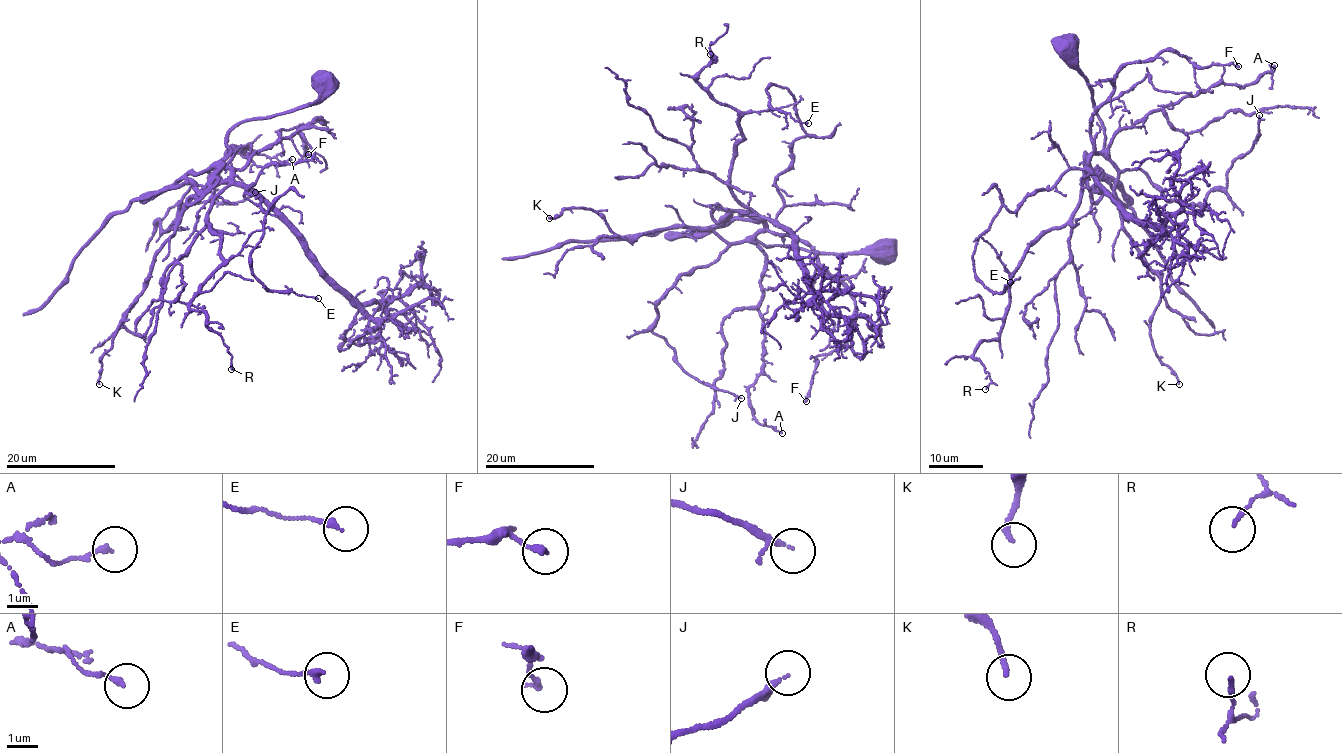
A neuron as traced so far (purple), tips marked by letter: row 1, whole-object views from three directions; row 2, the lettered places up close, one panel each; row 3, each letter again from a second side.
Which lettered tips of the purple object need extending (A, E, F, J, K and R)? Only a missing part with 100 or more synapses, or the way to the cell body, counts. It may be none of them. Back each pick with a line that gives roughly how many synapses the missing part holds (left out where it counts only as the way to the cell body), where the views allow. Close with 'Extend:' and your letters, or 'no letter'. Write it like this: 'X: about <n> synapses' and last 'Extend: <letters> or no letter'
Extend: no letter

